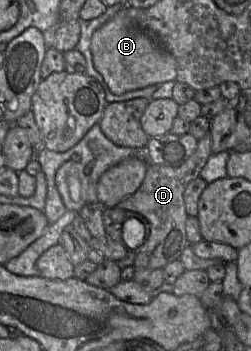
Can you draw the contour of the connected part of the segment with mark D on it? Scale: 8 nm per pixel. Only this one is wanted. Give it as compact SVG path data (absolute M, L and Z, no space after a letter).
M208 134L198 140L196 151L180 167L149 164L139 189L118 203L116 208L137 213L149 224L148 236L135 252L134 267L162 270L167 264L179 260L183 250L189 246L185 230L188 215L185 209L184 191L192 180L199 178L201 170L212 155L211 137Z

